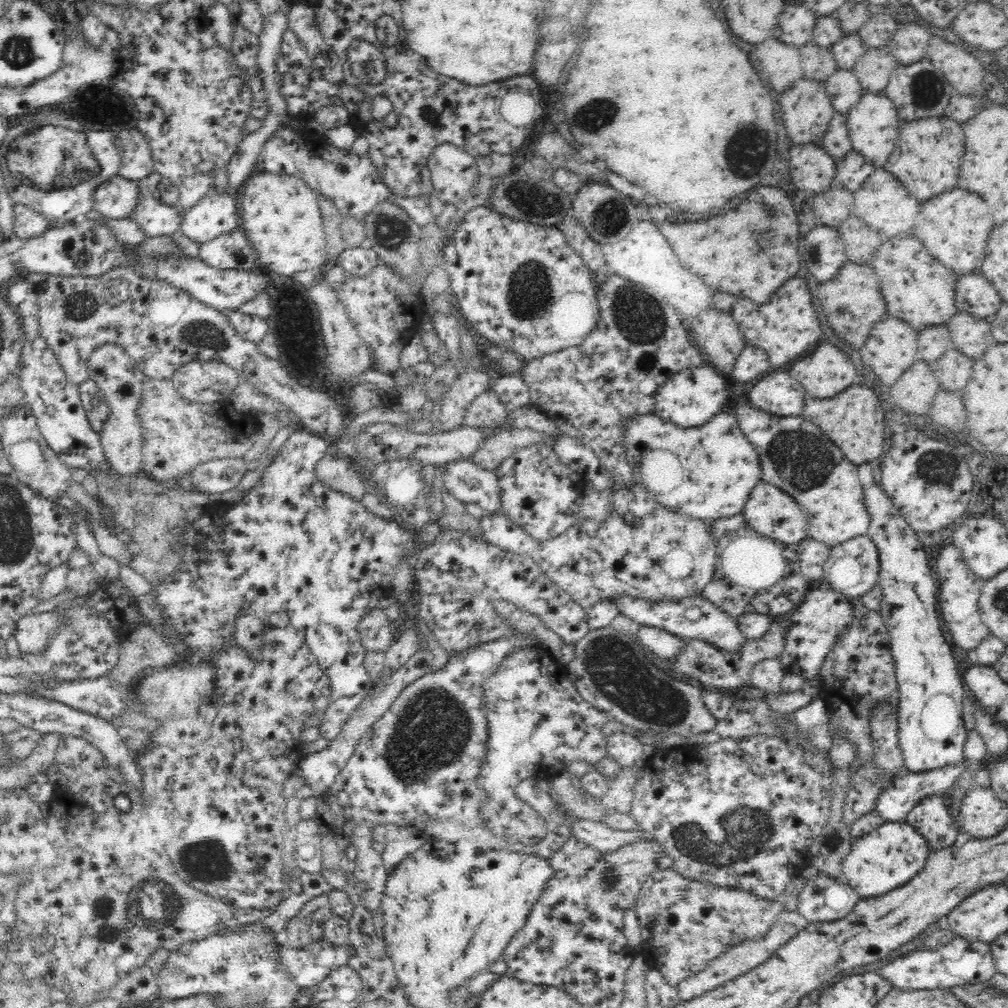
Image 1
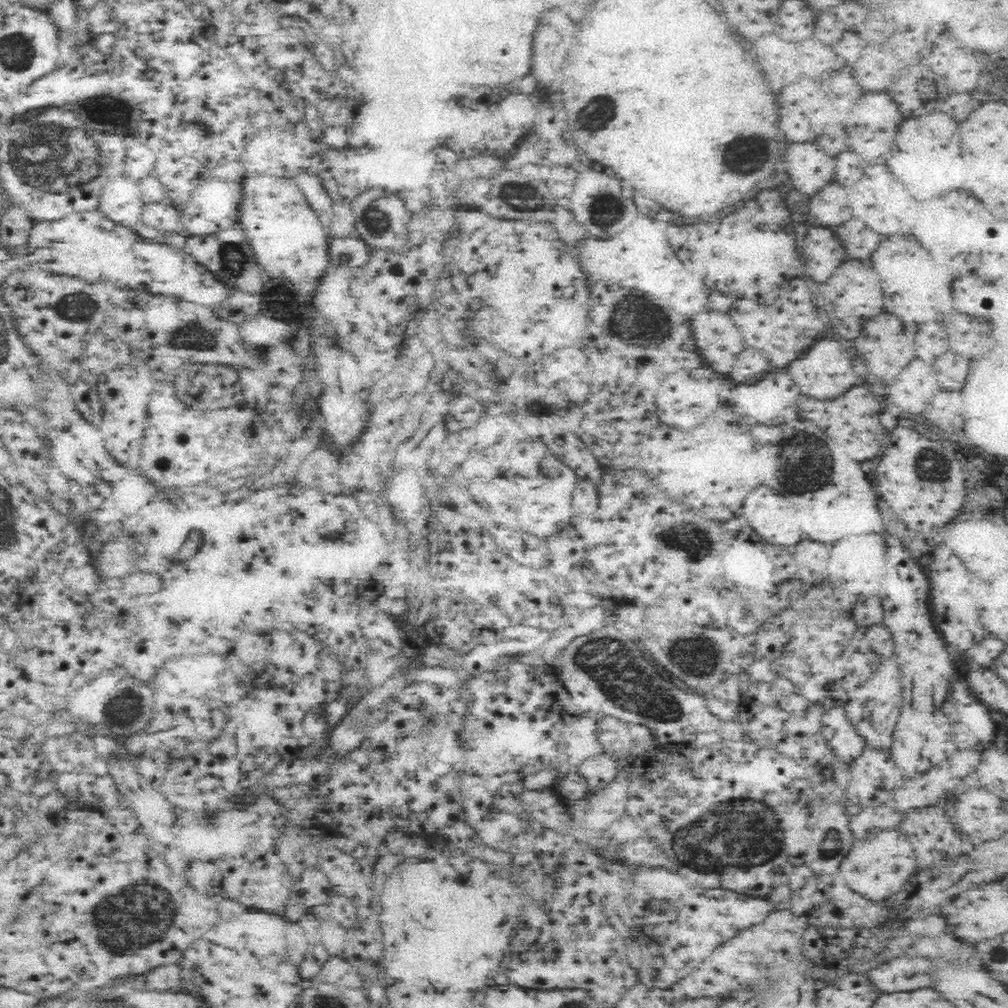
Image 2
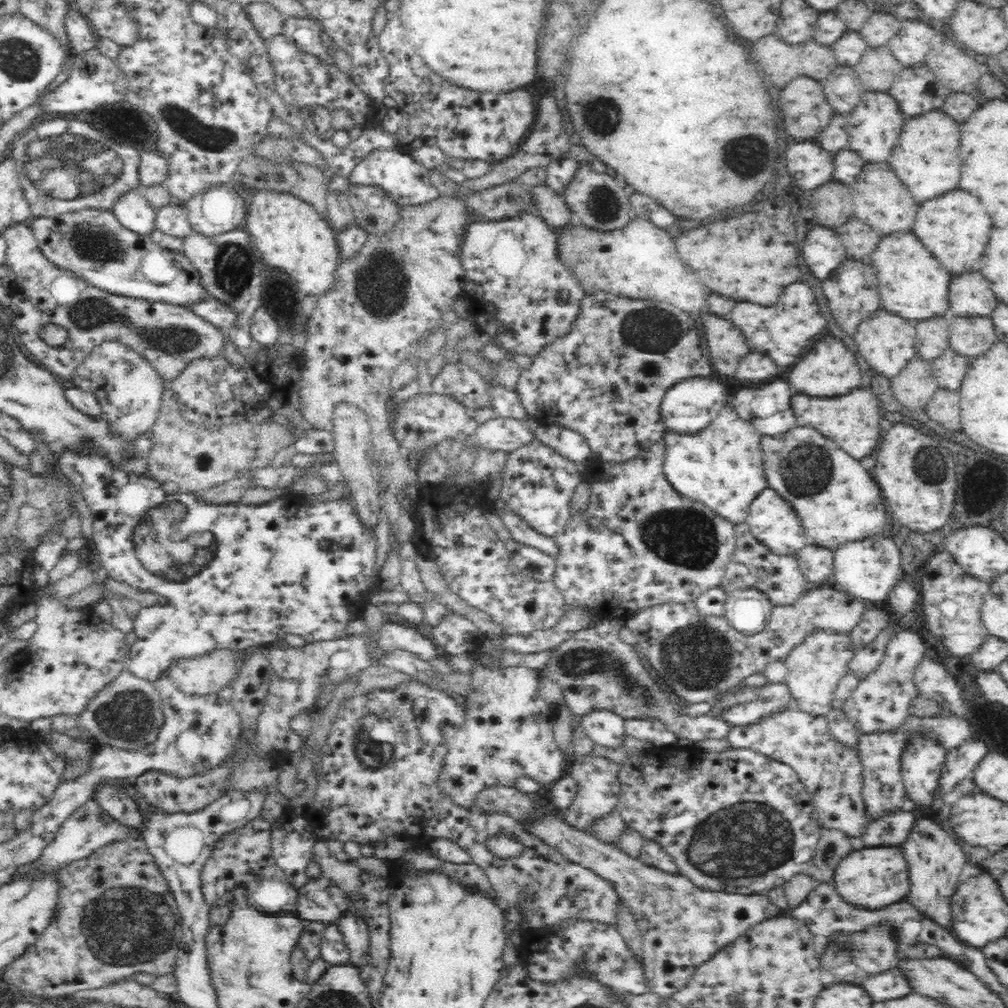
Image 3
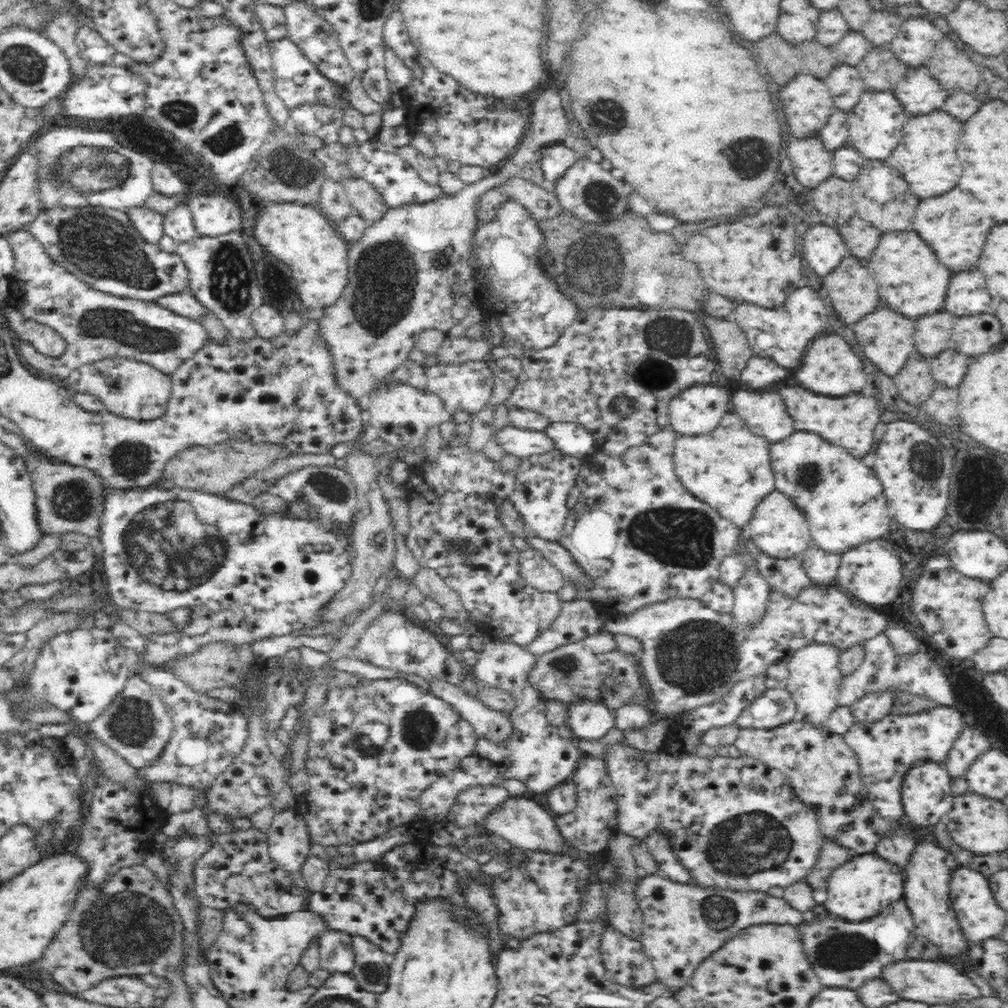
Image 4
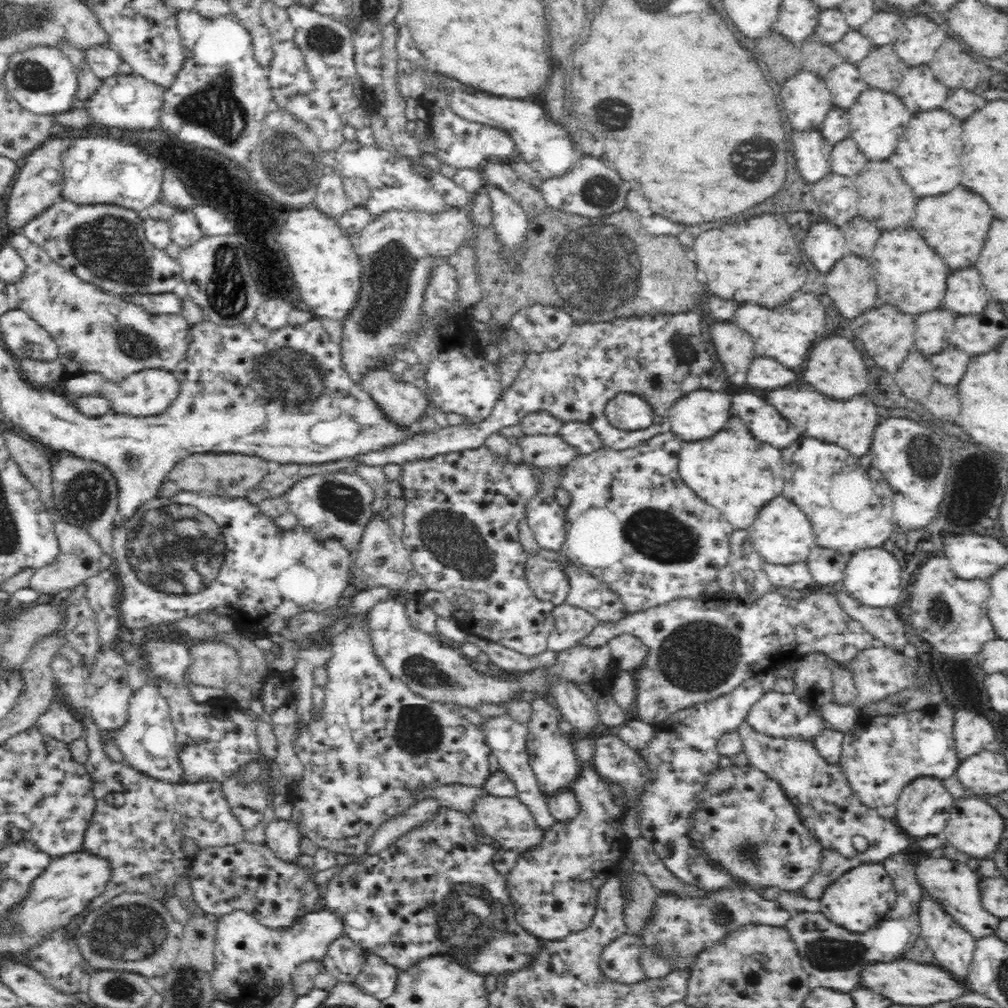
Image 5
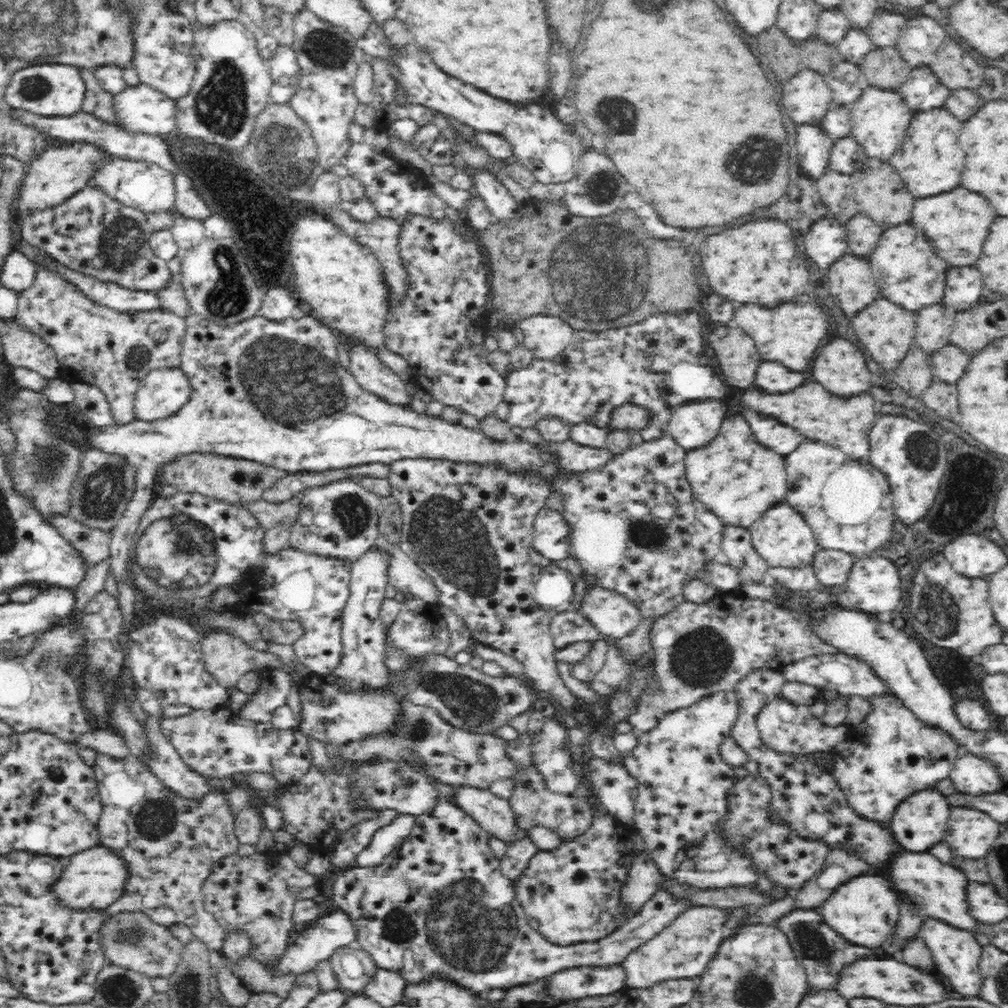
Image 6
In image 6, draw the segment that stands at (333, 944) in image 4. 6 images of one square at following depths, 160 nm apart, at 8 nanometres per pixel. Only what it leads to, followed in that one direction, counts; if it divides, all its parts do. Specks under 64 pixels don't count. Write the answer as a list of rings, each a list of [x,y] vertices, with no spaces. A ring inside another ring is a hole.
[[[355,945],[335,950],[329,960],[338,988],[347,993],[363,994],[364,985],[378,970],[371,956]]]

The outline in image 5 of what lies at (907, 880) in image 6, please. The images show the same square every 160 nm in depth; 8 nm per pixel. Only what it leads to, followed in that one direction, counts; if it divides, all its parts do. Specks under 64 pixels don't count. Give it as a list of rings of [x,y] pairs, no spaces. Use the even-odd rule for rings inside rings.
[[[924,858],[916,861],[916,874],[920,876],[921,889],[926,889],[936,901],[939,901],[957,924],[975,939],[996,935],[1001,924],[1001,918],[996,917],[982,904],[980,878],[962,862],[952,862],[946,858]]]

